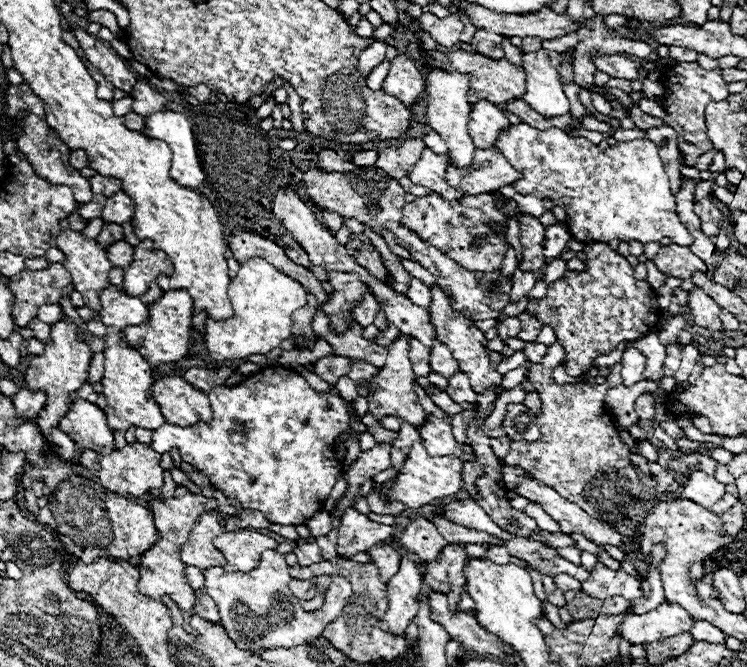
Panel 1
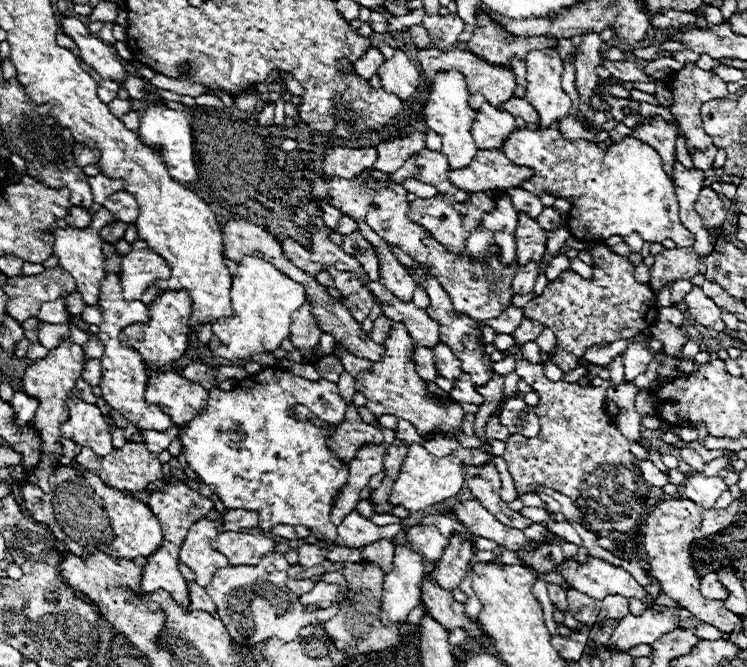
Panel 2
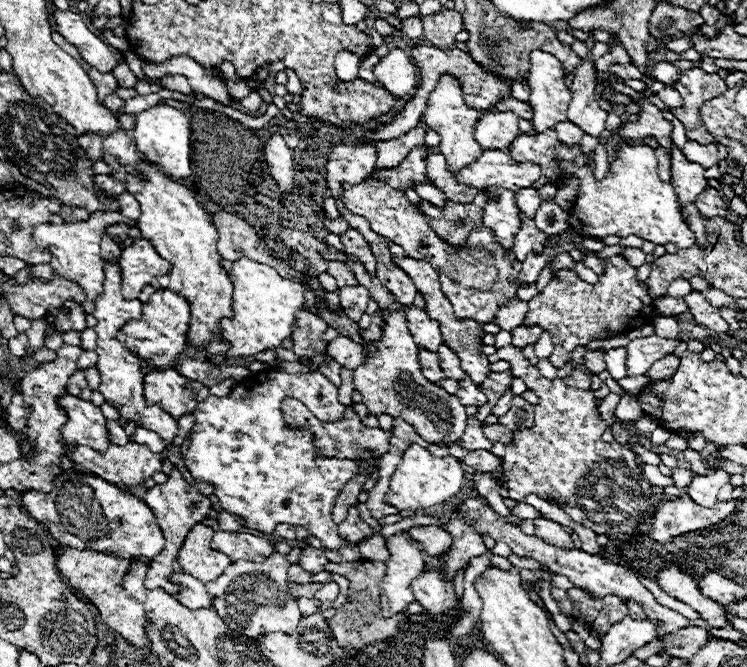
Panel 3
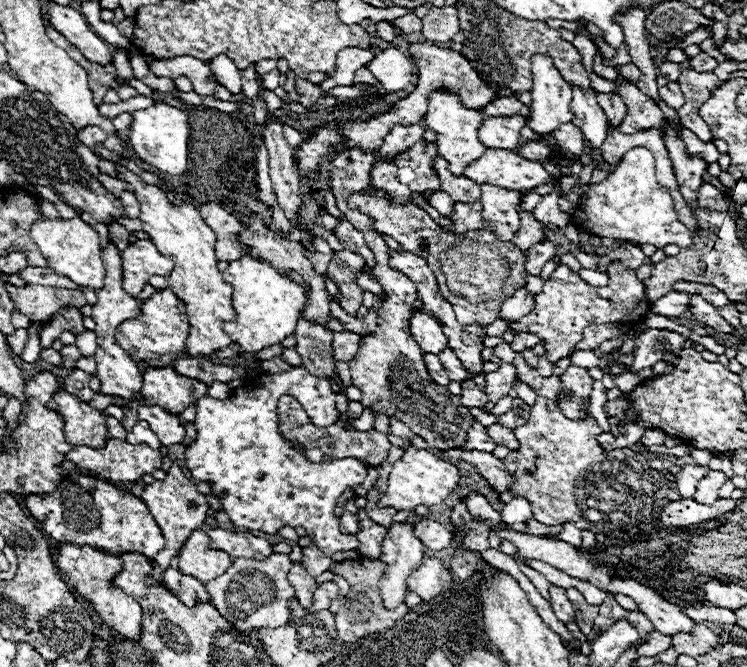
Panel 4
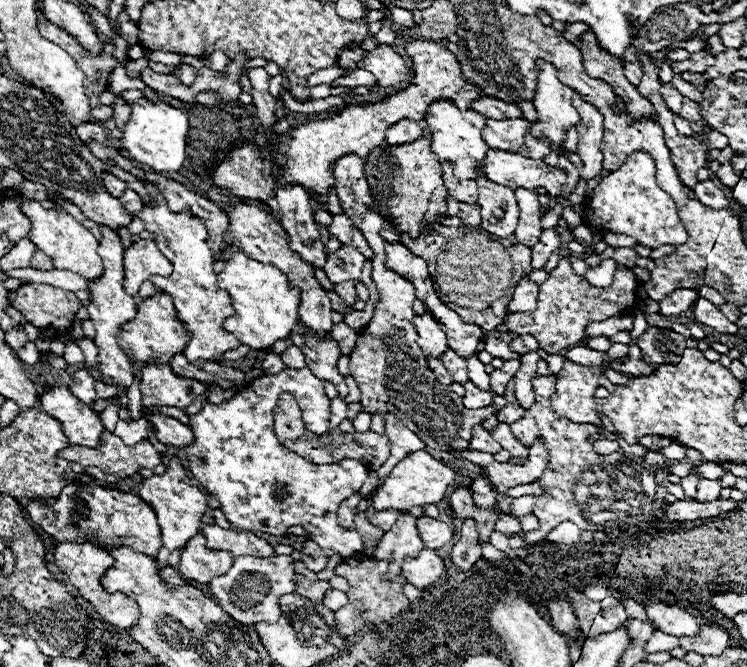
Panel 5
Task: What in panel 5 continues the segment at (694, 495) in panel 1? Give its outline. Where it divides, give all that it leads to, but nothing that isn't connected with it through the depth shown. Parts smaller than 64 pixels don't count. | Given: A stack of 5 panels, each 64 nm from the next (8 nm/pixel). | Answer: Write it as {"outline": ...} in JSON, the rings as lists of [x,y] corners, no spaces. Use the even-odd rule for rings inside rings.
{"outline":[[[702,478],[698,482],[698,496],[696,496],[696,500],[698,502],[712,502],[712,500],[716,500],[720,496],[720,490],[722,490],[720,480]]]}

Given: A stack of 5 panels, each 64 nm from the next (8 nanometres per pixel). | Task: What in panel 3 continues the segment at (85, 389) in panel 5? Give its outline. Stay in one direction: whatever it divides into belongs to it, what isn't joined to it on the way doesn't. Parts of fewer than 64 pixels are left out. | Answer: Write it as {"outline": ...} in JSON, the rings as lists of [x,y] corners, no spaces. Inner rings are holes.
{"outline":[[[82,370],[74,372],[74,376],[70,376],[70,380],[68,380],[68,394],[80,396],[84,400],[92,400],[92,390],[90,390],[90,386],[88,386],[86,376],[84,376]]]}

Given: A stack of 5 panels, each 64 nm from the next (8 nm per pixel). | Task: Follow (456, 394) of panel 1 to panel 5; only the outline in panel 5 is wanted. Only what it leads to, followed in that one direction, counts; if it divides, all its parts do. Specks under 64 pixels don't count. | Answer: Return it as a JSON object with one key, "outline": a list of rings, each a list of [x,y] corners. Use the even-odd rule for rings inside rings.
{"outline":[[[468,380],[468,384],[464,384],[464,388],[466,388],[466,394],[464,394],[464,406],[466,408],[476,410],[476,408],[484,408],[493,403],[493,395],[486,390],[480,390],[470,380]]]}

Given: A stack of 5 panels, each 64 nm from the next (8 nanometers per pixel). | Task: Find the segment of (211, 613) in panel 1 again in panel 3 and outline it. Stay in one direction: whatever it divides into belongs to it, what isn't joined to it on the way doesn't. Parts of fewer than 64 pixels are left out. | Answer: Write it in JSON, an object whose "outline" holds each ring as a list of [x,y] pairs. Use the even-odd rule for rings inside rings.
{"outline":[[[172,572],[170,582],[180,586],[180,592],[176,594],[176,598],[186,608],[210,608],[212,606],[210,594],[206,592],[206,586],[200,580],[196,580],[194,576],[184,574],[184,572]]]}

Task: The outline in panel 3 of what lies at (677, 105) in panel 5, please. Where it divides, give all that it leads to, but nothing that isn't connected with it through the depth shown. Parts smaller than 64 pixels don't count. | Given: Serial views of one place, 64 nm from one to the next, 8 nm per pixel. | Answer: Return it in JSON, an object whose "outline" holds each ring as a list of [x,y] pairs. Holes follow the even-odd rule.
{"outline":[[[664,86],[660,92],[658,92],[658,98],[668,106],[668,108],[676,108],[682,104],[682,98],[678,98],[674,86]]]}

